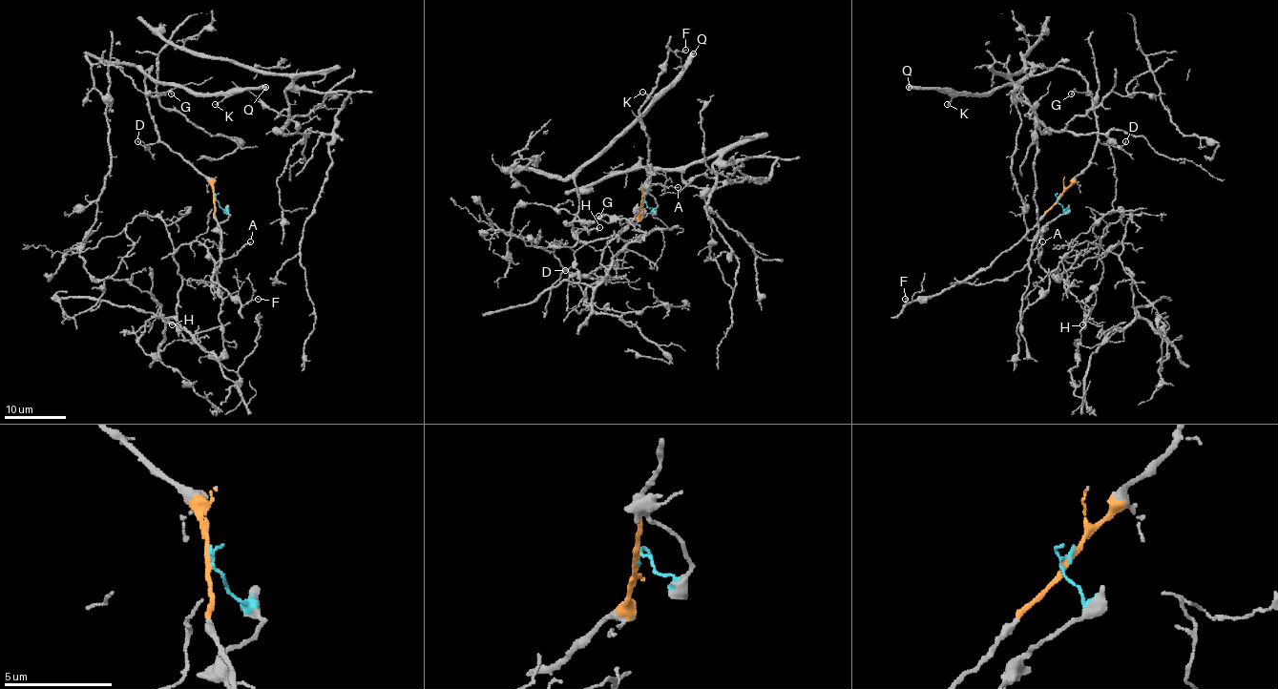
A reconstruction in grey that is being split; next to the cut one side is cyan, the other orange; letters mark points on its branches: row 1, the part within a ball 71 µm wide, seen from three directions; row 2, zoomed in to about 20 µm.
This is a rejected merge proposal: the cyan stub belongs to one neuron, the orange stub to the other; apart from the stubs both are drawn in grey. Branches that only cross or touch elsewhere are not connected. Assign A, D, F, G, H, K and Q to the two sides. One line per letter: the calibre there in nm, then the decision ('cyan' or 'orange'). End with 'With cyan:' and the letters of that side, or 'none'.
A: 150 nm | cyan
D: 100 nm | orange
F: 100 nm | orange
G: 80 nm | orange
H: 200 nm | cyan
K: 100 nm | orange
Q: 480 nm | orange
With cyan: A, H

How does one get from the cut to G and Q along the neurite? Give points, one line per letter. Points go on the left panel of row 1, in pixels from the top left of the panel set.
G: (215, 197), (212, 184), (159, 139), (147, 97), (152, 93), (169, 92), (172, 94)
Q: (215, 197), (212, 184), (159, 139), (145, 71), (152, 67), (147, 74), (157, 82), (198, 93), (266, 87)

